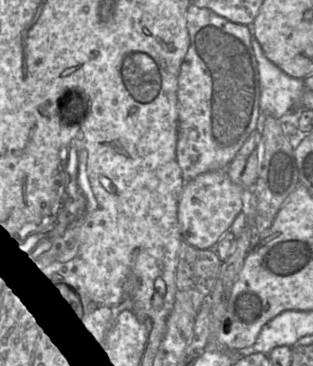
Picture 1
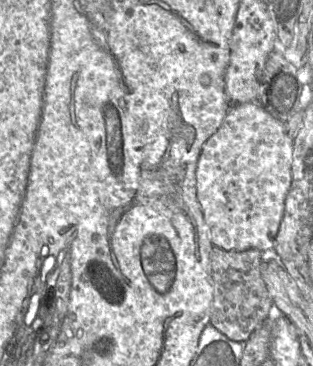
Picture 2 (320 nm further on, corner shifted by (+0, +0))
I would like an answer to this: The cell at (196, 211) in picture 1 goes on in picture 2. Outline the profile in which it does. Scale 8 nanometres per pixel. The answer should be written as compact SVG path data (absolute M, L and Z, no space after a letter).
M257 101L233 105L218 130L204 143L196 167L196 191L201 205L205 223L208 227L211 242L214 247L241 252L248 249L259 250L269 255L274 249L275 238L279 231L280 223L284 214L284 202L291 185L291 164L293 157L293 143L286 132L284 123L270 115Z

